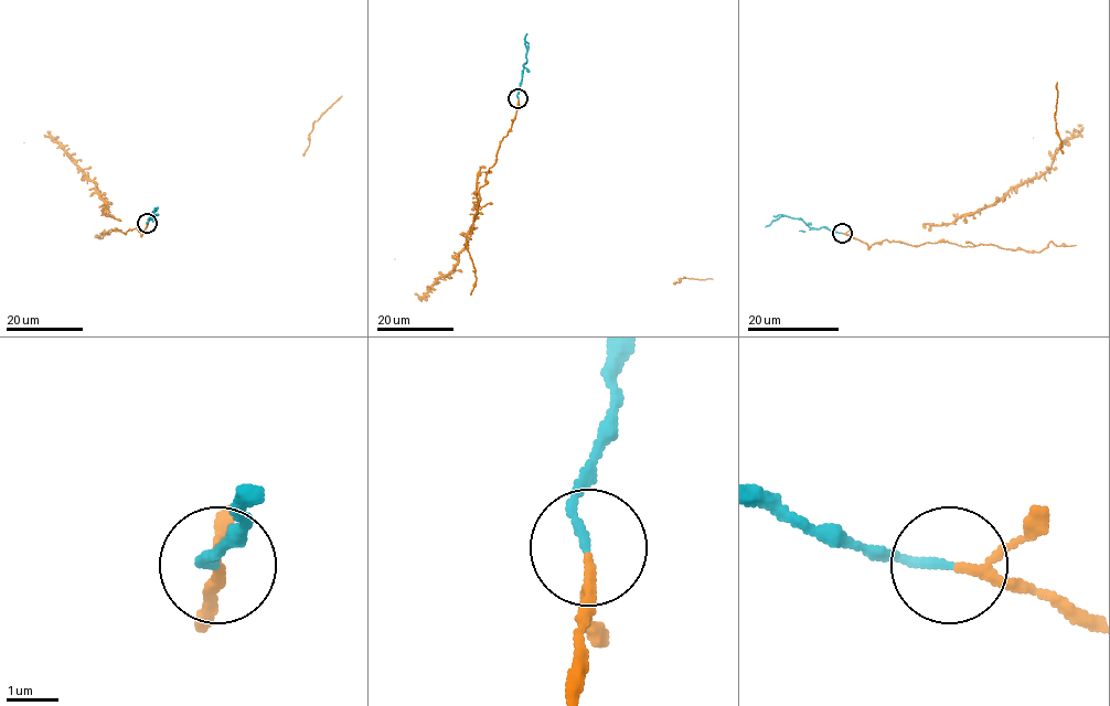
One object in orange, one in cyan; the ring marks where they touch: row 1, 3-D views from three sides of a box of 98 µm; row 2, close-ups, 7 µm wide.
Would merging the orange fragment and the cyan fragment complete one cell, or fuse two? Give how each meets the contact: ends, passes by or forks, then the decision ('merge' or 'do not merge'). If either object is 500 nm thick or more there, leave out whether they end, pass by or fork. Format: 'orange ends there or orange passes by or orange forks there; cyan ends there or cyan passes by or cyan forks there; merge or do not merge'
orange passes by; cyan ends there; merge

